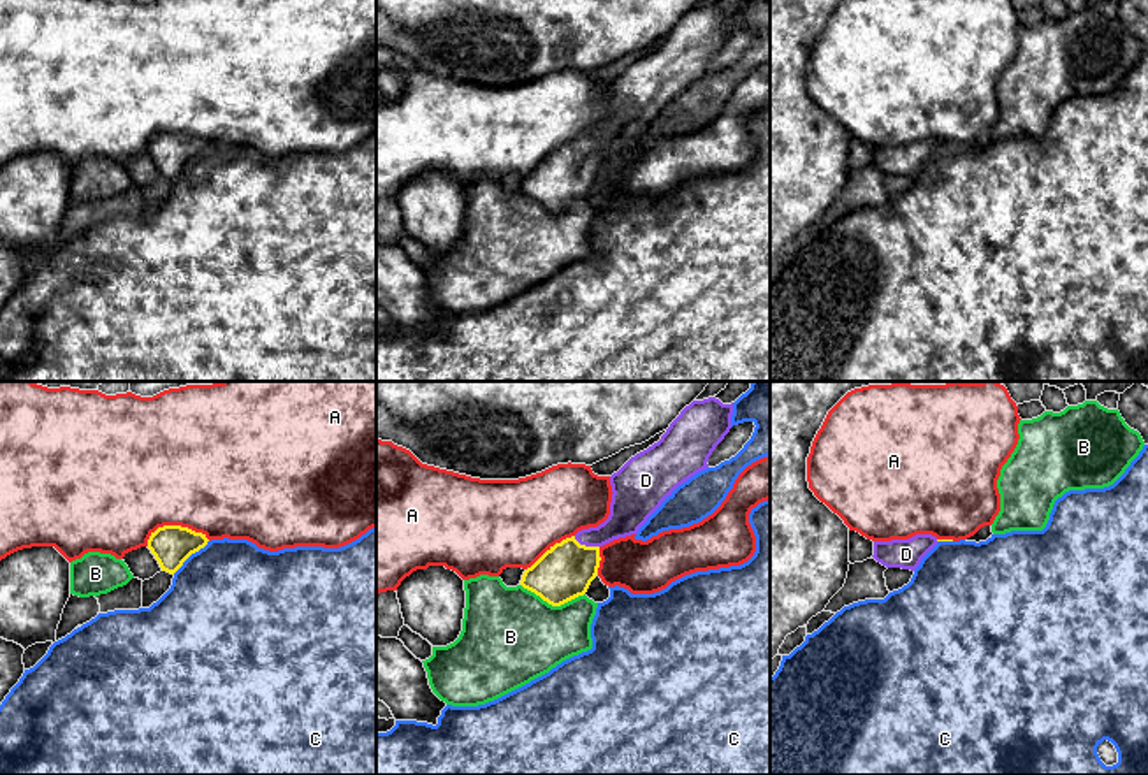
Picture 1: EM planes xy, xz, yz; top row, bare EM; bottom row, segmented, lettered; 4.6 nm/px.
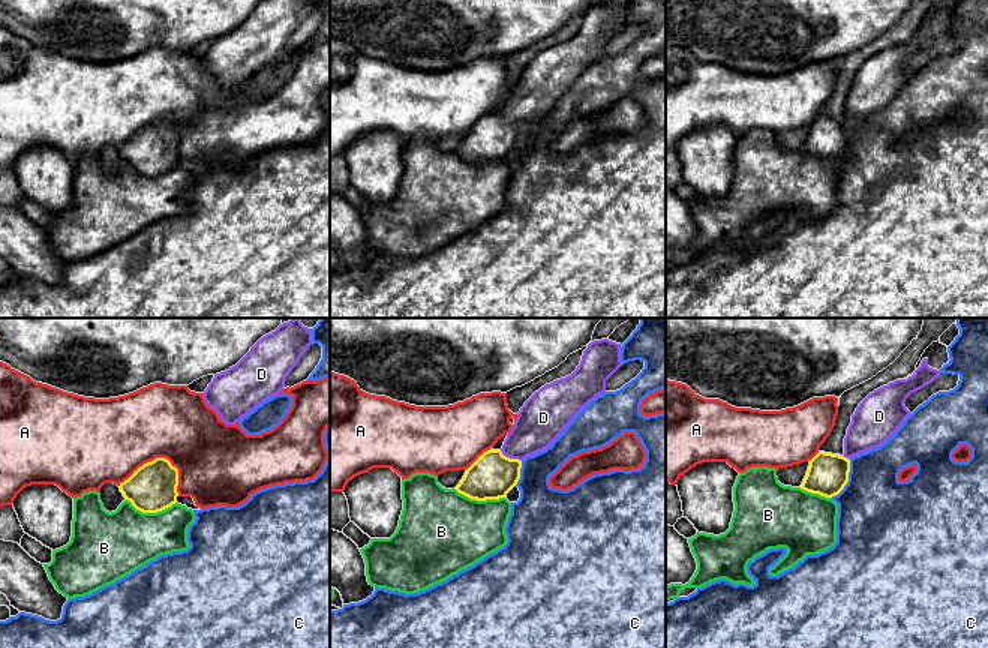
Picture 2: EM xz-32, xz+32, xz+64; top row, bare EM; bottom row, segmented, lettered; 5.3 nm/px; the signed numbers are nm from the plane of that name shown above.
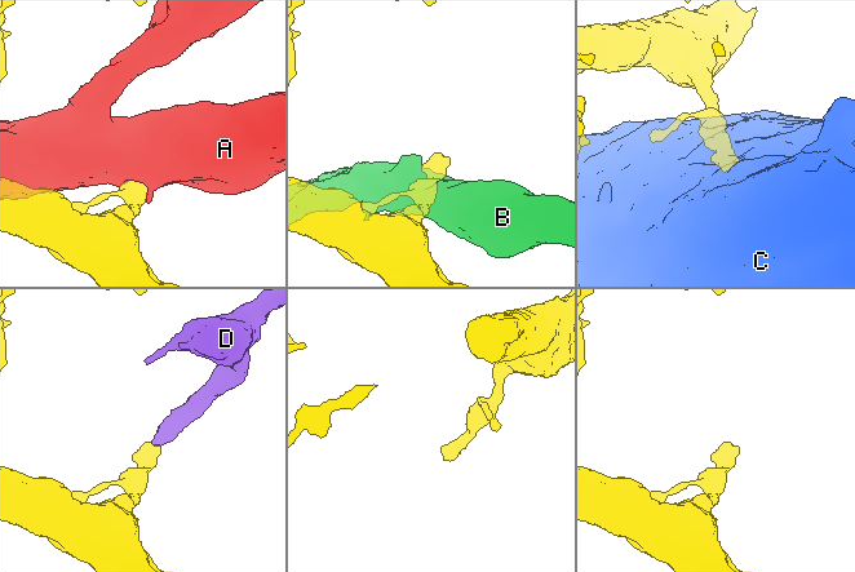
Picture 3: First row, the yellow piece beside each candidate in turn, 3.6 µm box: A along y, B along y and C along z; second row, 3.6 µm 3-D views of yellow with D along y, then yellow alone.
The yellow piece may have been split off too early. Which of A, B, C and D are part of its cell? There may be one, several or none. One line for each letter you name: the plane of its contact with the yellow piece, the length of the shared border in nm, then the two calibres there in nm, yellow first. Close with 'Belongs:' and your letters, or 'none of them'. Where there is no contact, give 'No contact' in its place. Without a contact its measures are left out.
D: Touches yellow in xz. Shared border 130 nm. Thickness 260 nm (yellow) against 170 nm
Belongs: D

